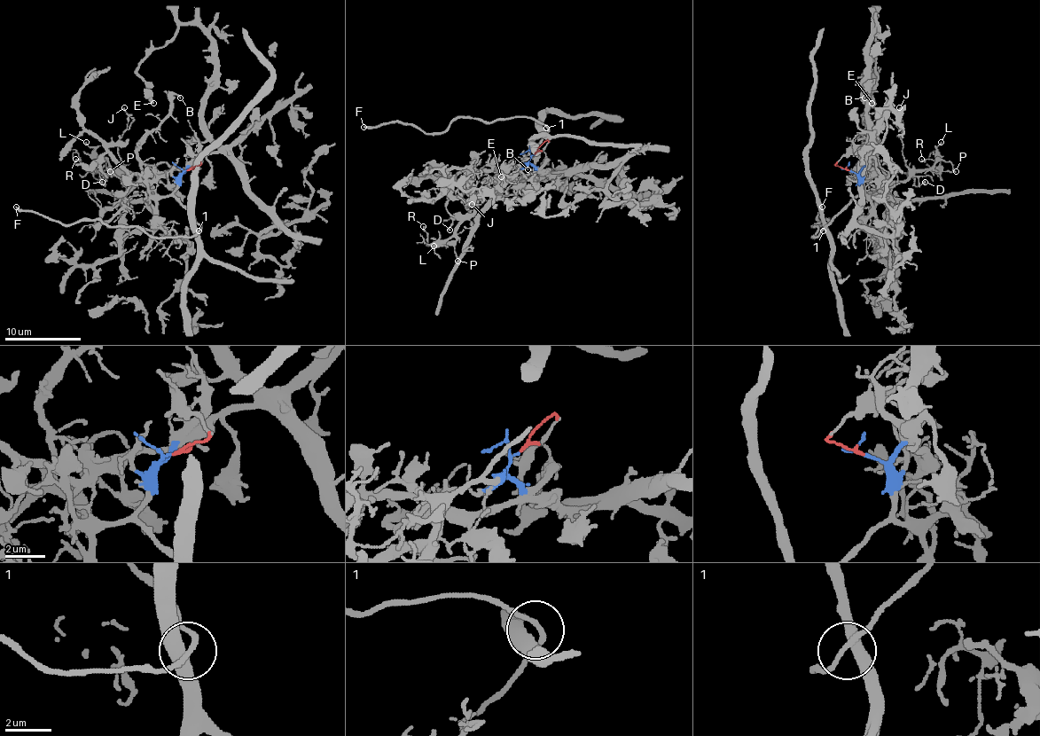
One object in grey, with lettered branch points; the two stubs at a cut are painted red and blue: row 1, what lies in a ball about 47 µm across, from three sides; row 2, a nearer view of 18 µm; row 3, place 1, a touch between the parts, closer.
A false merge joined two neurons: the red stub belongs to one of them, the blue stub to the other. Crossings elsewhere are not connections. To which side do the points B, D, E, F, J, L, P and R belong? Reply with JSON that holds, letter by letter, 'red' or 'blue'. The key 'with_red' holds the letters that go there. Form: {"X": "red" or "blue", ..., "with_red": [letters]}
{"B": "blue", "D": "blue", "E": "red", "F": "blue", "J": "blue", "L": "blue", "P": "blue", "R": "blue", "with_red": ["E"]}

